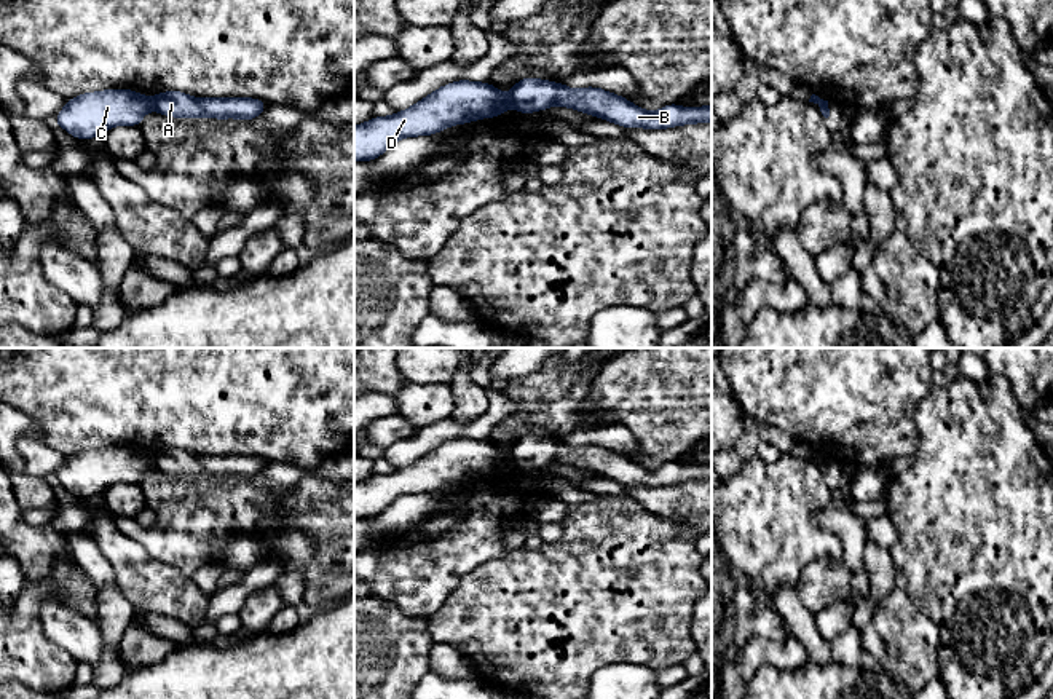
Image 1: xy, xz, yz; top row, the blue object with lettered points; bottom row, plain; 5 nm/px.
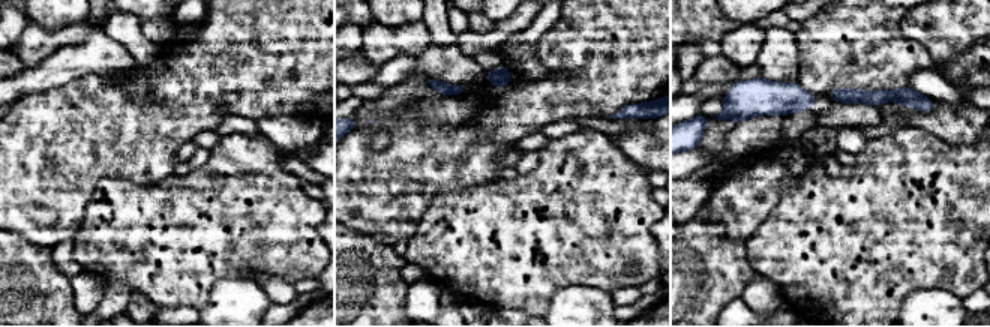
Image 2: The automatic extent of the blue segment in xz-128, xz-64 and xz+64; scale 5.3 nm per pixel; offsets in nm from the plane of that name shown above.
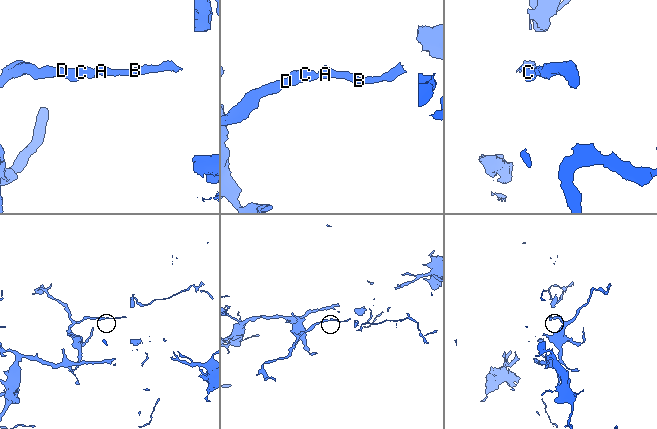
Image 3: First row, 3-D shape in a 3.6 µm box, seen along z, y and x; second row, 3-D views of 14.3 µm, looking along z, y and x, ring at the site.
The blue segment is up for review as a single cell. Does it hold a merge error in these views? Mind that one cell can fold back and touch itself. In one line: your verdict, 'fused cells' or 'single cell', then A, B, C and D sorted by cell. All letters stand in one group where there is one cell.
fused cells | A B / C D

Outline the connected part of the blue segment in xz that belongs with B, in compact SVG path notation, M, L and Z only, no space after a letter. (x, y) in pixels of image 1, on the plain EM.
M534 434L515 440L507 455L522 472L563 463L624 485L665 487L692 480L712 480L712 463L683 466L678 461L668 461L657 469L646 469L629 456L601 445L571 447L563 440Z

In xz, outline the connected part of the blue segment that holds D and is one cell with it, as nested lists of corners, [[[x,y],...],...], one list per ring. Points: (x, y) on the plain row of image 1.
[[[448,440],[407,468],[354,484],[354,519],[372,519],[402,495],[431,493],[453,482],[498,474],[511,463],[491,440]]]

